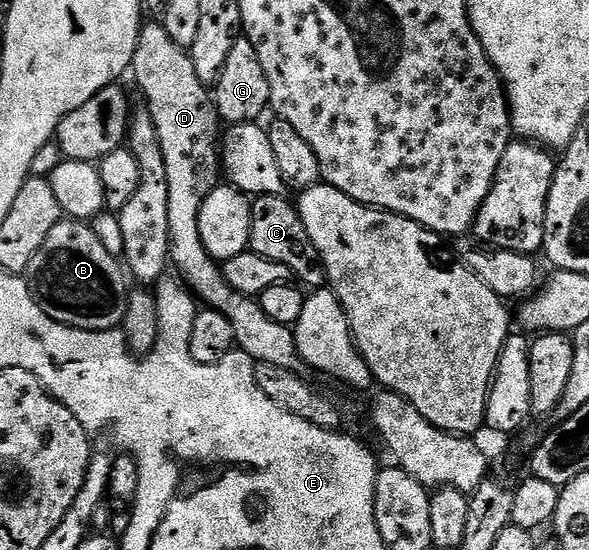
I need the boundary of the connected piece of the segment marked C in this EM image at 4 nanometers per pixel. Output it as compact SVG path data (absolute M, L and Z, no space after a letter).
M282 194L260 195L251 201L248 249L268 260L276 260L276 264L284 264L284 268L288 268L291 275L303 287L322 288L327 285L322 257L316 252L308 232L304 228L304 220L300 220L297 205L291 199L289 202Z

